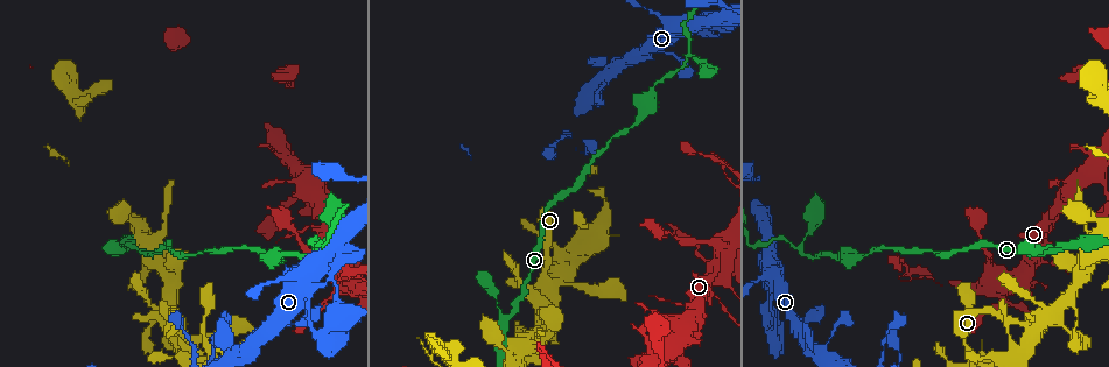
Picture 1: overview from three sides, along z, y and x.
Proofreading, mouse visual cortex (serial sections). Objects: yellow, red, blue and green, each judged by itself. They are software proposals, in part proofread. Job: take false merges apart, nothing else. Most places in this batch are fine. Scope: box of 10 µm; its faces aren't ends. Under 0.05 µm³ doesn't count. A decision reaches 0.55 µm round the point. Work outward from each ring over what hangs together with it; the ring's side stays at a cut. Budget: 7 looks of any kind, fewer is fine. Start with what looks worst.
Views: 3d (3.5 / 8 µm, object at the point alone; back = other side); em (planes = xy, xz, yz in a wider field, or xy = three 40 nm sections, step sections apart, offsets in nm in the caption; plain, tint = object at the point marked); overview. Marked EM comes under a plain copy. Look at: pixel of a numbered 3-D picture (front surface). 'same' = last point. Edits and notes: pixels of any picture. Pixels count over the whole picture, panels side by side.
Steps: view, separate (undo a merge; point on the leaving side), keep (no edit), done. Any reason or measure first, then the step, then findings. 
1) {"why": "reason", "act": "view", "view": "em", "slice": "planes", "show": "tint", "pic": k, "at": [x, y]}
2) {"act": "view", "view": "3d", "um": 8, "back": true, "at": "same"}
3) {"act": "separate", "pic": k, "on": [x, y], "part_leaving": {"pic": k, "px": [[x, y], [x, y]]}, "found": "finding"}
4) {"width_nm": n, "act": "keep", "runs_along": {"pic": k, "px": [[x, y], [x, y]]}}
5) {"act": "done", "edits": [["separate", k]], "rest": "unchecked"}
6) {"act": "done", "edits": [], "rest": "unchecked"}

{"why": "three-way junction", "act": "view", "view": "3d", "um": 3.5, "pic": 1, "at": [800, 250]}

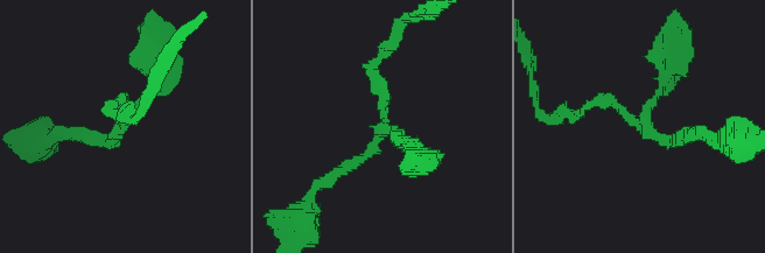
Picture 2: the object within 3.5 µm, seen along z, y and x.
{"why": "need the tissue", "act": "view", "view": "em", "slice": "xy", "step": 5, "show": "tint", "pic": 2, "at": [120, 126]}

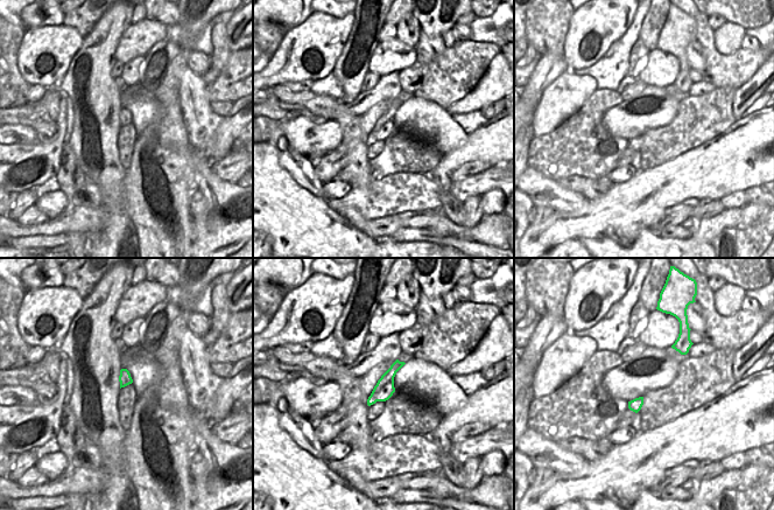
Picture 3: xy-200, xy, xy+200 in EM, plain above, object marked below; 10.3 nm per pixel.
{"arm_widths_nm": [150, 150, 200], "act": "keep", "runs_along": {"pic": 2, "px": [[69, 132], [112, 143], [154, 68]]}, "found": "all the same cell"}

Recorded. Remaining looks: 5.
{"why": "side arm on a straight run", "act": "view", "view": "3d", "um": 3.5, "pic": 1, "at": [504, 320]}

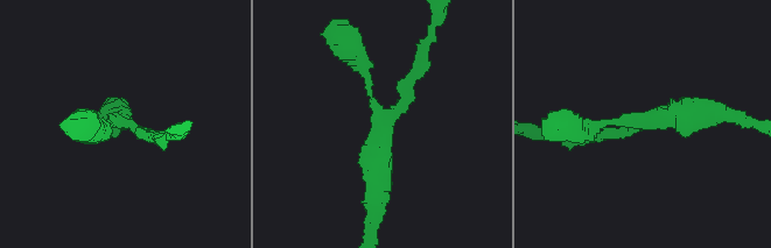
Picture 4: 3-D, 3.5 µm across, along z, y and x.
{"why": "now the EM", "act": "view", "view": "em", "slice": "xy", "step": 3, "show": "tint", "pic": 4, "at": [640, 121]}

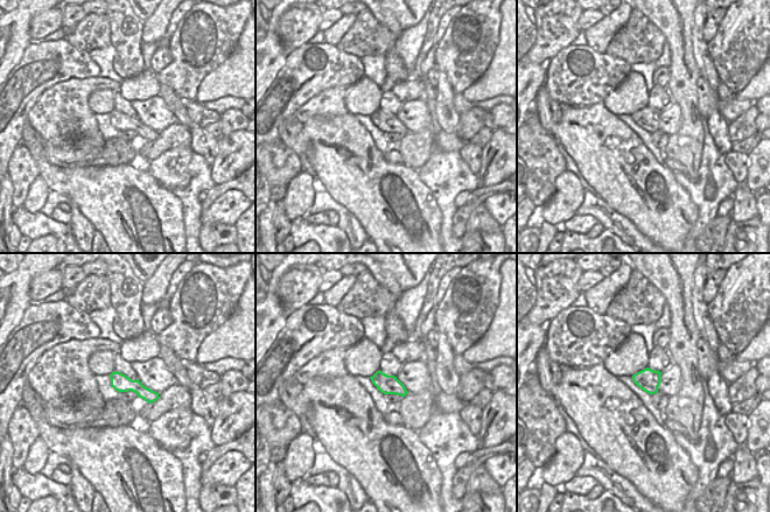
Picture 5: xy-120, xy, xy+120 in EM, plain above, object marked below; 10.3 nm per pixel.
{"arm_widths_nm": [200, 200, 350], "act": "keep", "found": "one cell here"}

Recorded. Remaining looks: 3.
{"act": "view", "view": "3d", "um": 8, "pic": 1, "at": [341, 286]}

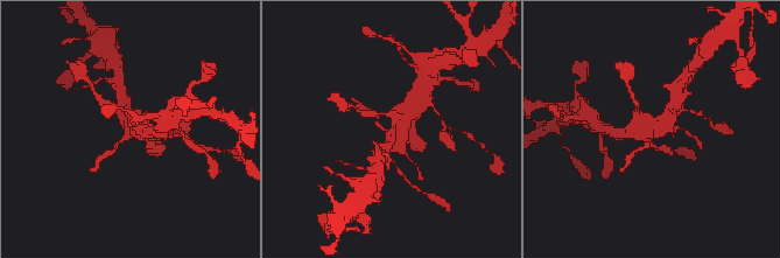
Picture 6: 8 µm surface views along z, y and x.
{"act": "view", "view": "em", "slice": "xy", "step": 3, "show": "tint", "at": "same"}

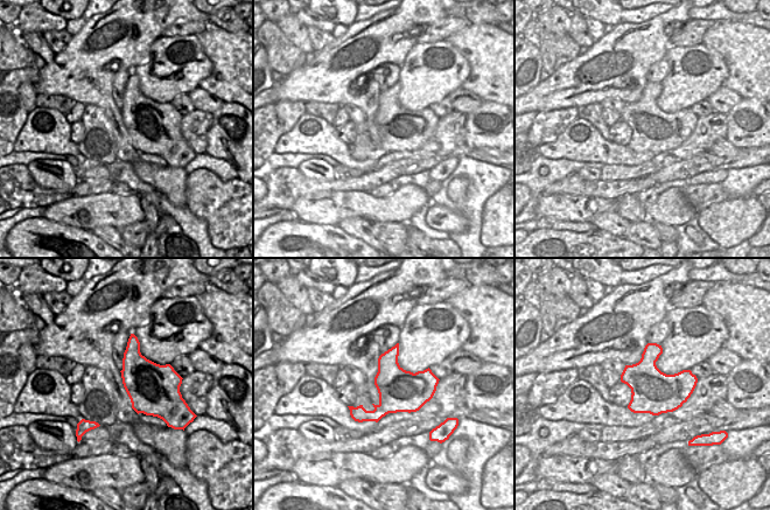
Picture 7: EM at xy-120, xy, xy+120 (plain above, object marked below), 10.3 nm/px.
{"act": "keep", "runs_along": {"pic": 6, "px": [[383, 154], [400, 130], [392, 114]]}, "found": "continuous, no second cell"}

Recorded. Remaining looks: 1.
{"act": "done", "edits": [], "rest": "unchecked"}

